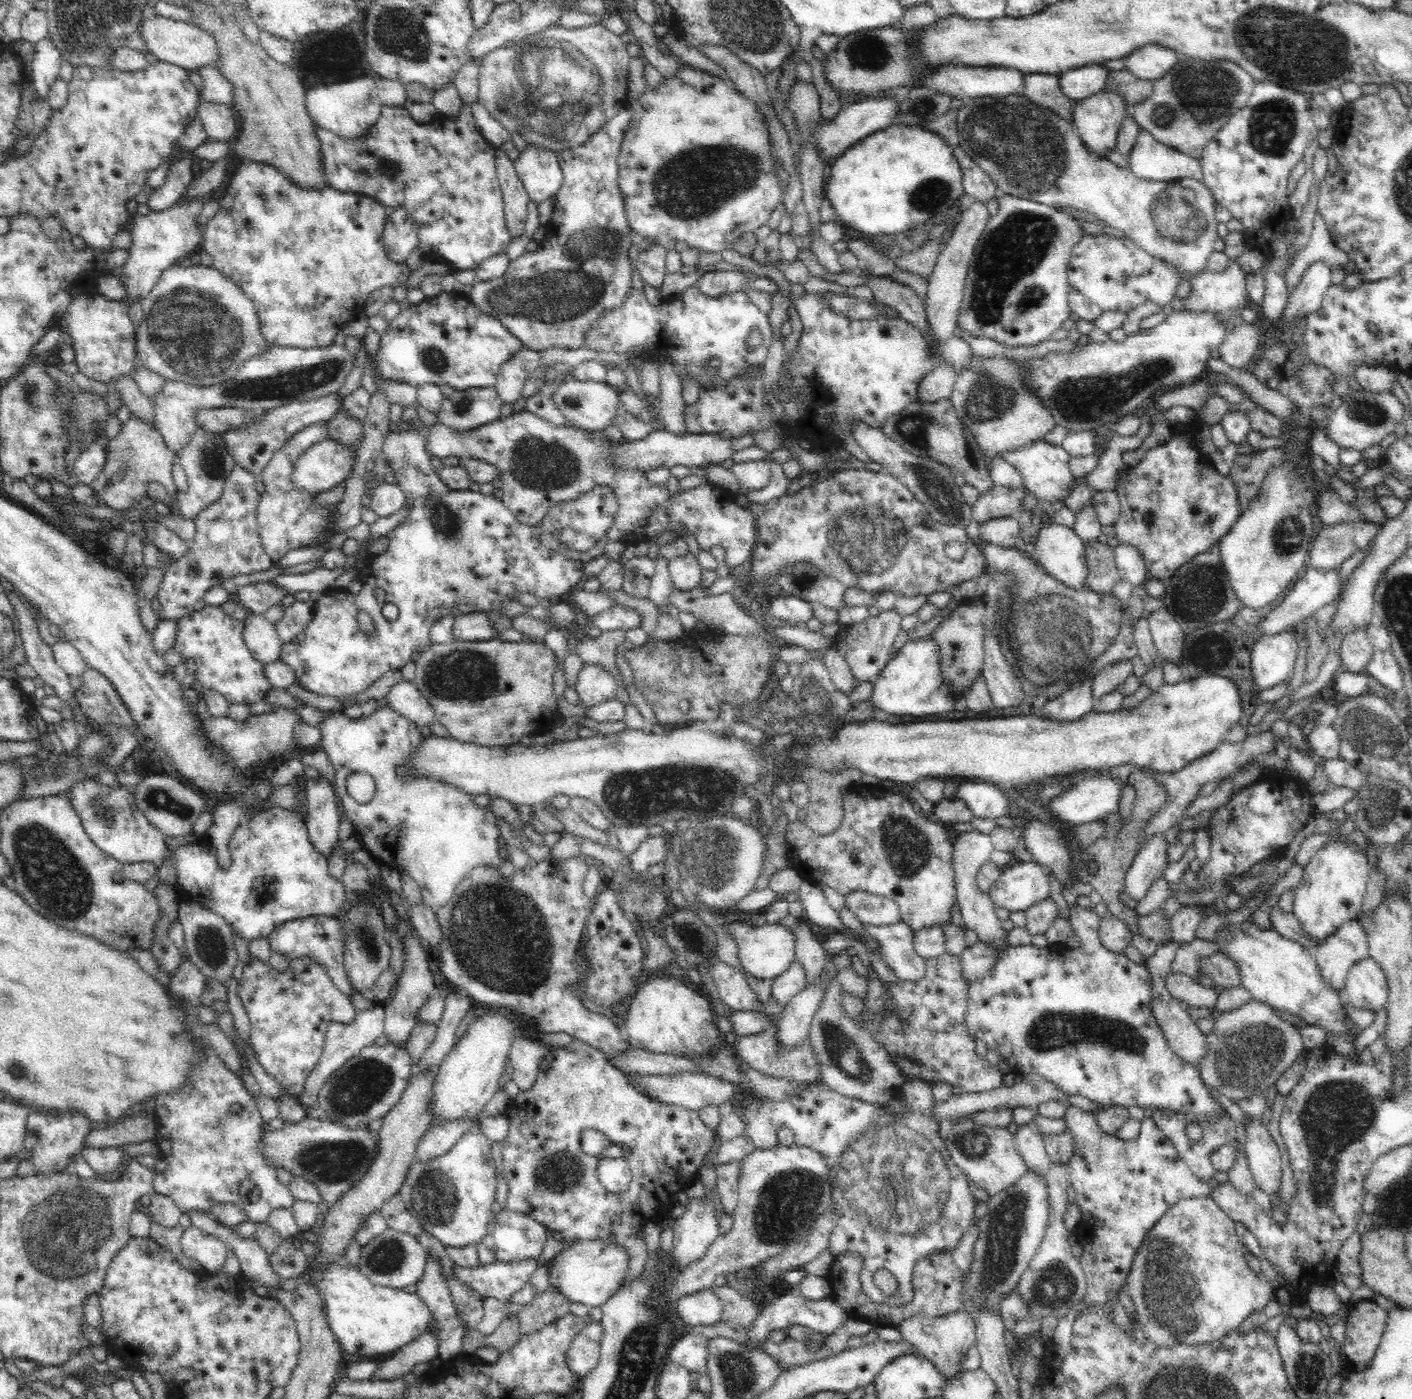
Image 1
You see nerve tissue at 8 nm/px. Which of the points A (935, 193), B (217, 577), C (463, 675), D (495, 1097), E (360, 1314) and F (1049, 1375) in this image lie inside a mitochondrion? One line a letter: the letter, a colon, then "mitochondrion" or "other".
A: mitochondrion
B: other
C: mitochondrion
D: other
E: other
F: other

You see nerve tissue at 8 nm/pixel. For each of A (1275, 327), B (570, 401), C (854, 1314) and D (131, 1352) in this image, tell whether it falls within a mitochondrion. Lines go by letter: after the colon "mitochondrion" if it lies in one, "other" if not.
A: other
B: mitochondrion
C: other
D: other

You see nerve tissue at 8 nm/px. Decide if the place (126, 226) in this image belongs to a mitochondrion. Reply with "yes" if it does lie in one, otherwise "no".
no

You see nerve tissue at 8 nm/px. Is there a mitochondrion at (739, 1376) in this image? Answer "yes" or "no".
yes

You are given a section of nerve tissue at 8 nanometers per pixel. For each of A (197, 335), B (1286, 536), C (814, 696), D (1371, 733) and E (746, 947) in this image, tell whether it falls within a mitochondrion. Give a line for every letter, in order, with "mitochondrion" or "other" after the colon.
A: mitochondrion
B: mitochondrion
C: mitochondrion
D: mitochondrion
E: other

